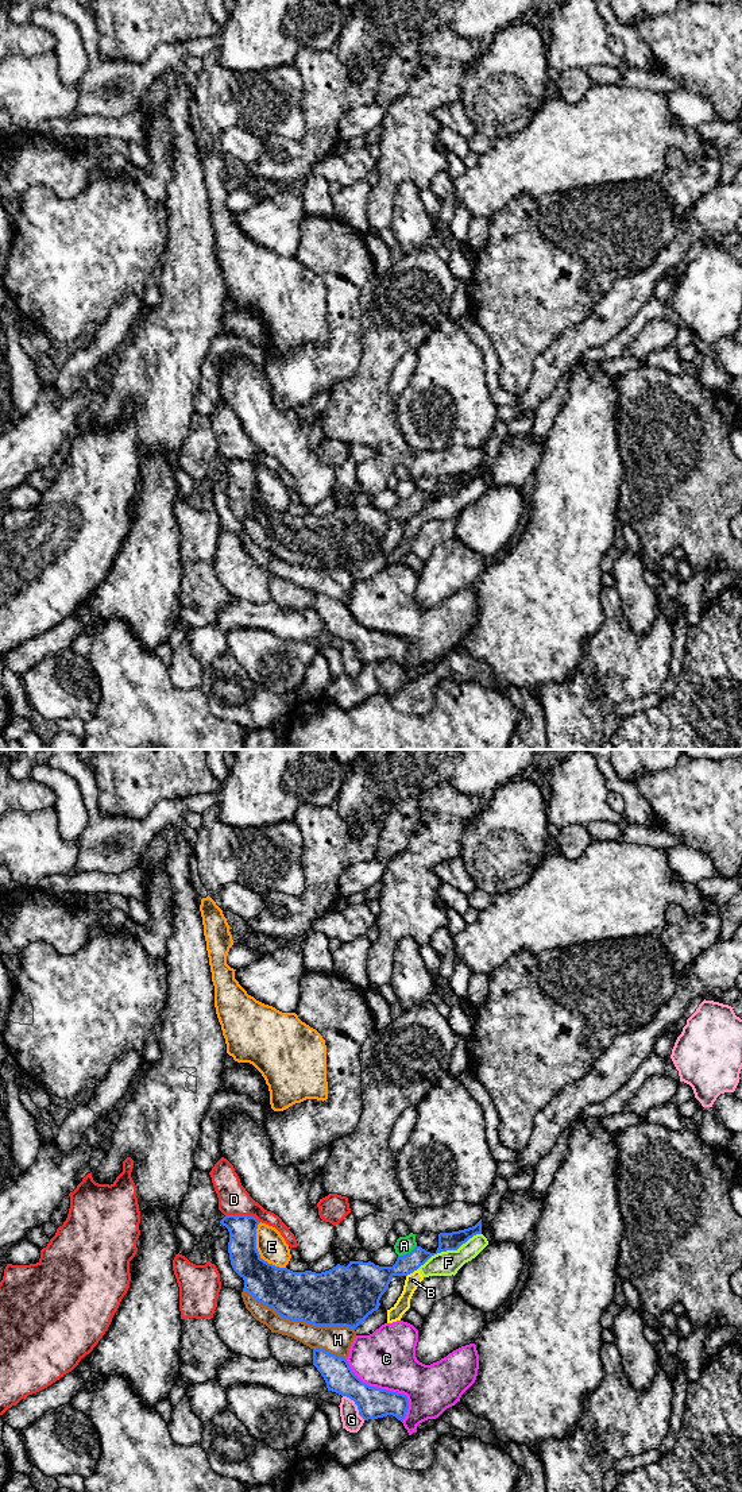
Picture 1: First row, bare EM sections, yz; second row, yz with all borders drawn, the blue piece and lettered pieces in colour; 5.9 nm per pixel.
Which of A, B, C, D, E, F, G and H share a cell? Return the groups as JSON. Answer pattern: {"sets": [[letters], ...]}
{"sets": [["A"], ["B", "F"], ["C"], ["D"], ["E"], ["G"], ["H"]]}

